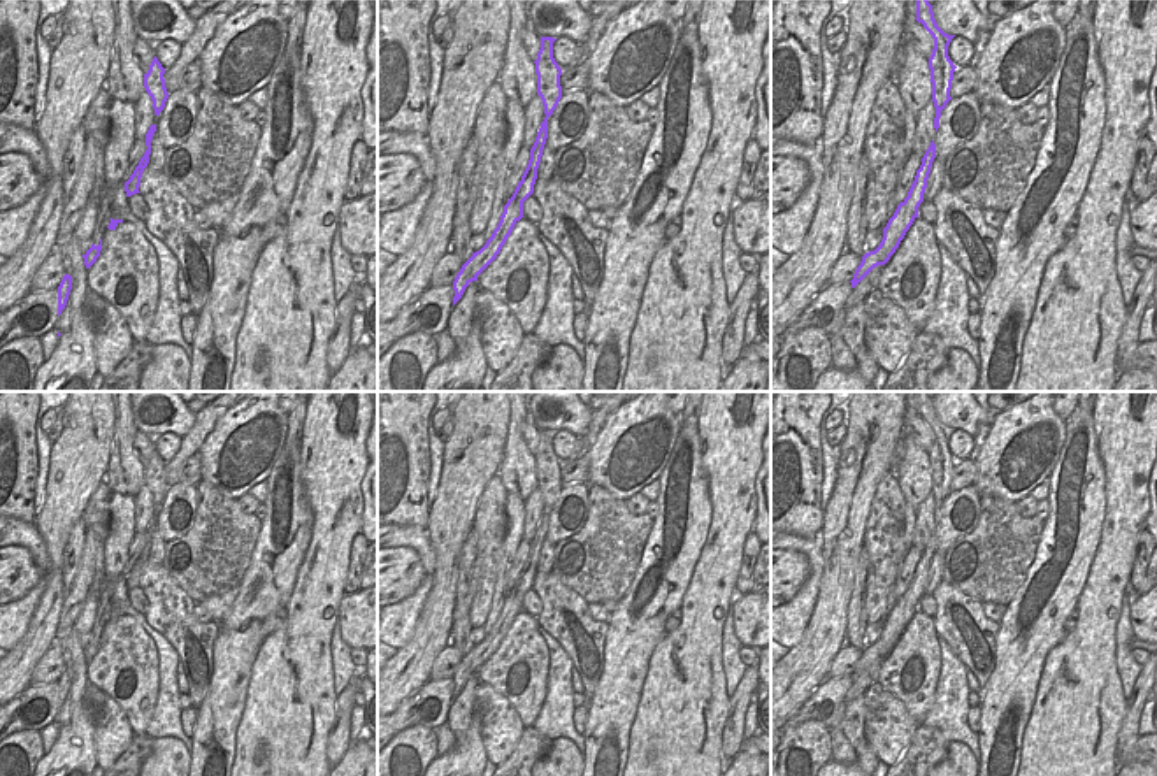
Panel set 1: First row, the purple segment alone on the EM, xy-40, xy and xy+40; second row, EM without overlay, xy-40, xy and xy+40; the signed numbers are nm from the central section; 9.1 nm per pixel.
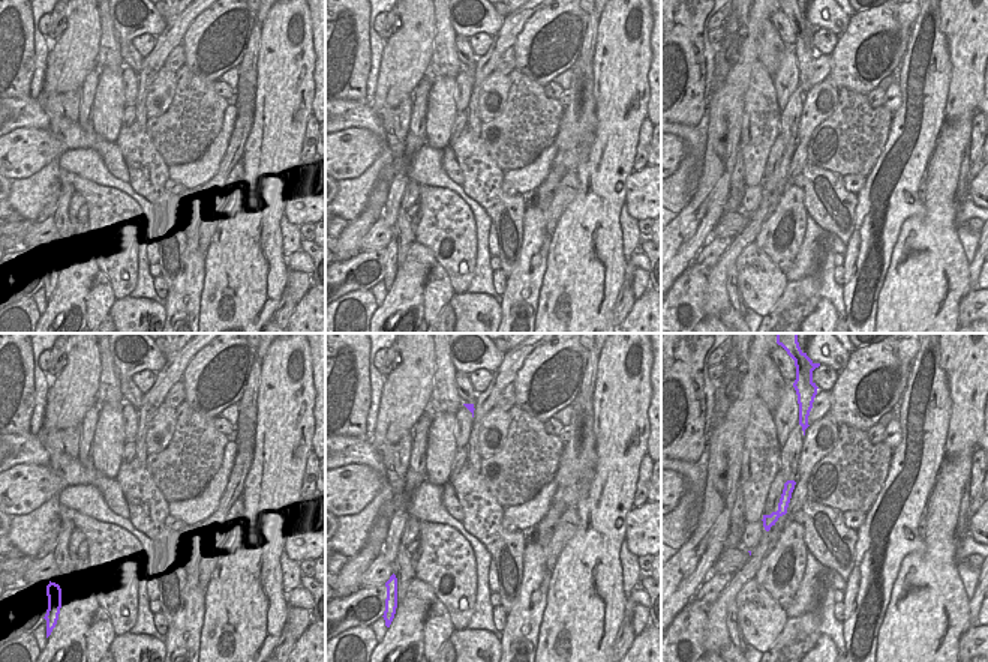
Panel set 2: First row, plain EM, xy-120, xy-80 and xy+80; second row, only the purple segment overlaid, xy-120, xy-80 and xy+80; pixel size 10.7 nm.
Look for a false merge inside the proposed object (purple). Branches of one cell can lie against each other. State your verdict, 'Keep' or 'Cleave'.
Keep

